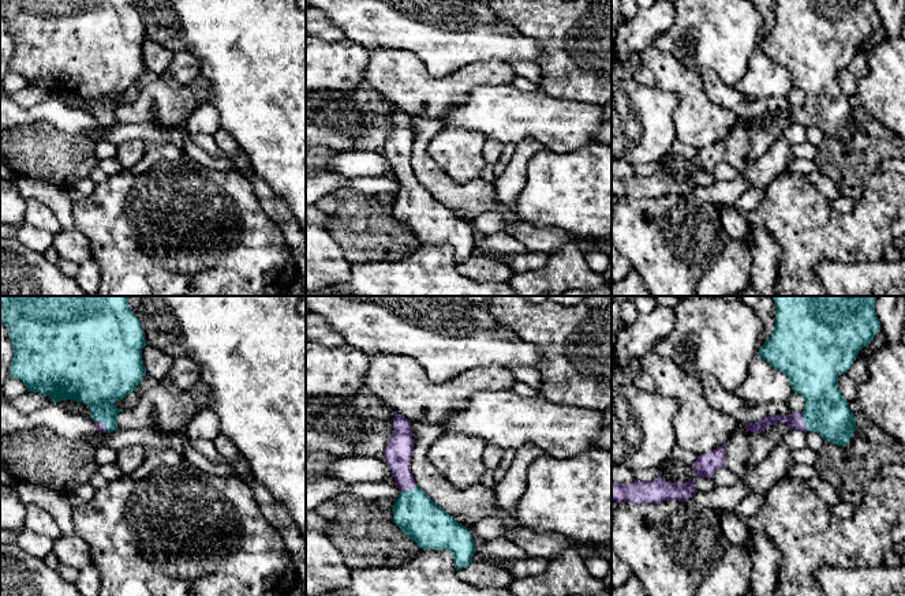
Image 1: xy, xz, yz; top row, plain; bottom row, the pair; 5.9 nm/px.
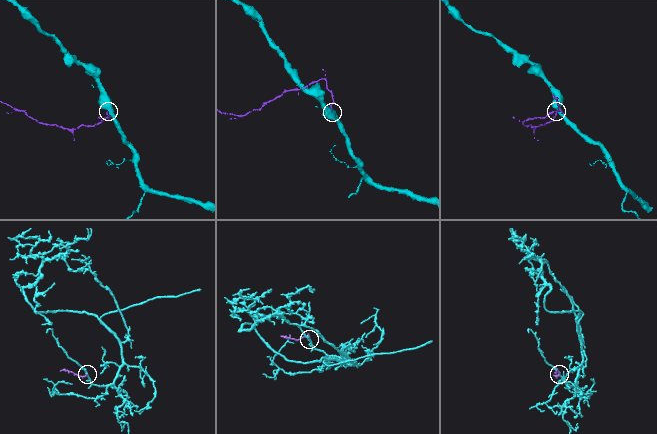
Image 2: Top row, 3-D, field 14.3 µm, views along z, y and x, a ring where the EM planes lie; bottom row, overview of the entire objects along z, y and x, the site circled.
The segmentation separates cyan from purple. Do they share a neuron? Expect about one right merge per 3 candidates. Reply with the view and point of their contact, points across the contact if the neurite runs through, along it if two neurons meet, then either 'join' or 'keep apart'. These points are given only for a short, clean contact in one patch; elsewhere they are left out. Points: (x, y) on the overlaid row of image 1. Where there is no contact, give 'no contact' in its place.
yz (804, 422) | across yz (826, 412), (804, 422), (795, 420) | join

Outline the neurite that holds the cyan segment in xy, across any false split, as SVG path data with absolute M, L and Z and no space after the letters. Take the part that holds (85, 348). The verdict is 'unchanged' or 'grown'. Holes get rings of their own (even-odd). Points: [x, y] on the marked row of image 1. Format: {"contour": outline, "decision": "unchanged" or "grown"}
{"contour": "M0 296L0 322L8 329L8 336L14 348L14 359L10 366L10 376L22 381L27 391L48 396L52 402L74 400L90 408L96 427L102 432L113 432L117 427L119 409L115 402L126 398L146 376L142 360L142 349L146 346L145 333L137 315L128 306L128 296Z", "decision": "grown"}

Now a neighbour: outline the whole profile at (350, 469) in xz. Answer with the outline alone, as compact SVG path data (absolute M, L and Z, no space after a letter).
M343 457L333 462L330 476L347 484L388 483L392 471L377 457Z

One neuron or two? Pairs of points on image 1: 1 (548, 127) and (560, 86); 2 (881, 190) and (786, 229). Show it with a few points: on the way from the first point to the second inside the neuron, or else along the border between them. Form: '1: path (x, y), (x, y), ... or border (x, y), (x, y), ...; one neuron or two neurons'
1: border (538, 87), (552, 96), (589, 102); two neurons
2: path (860, 214), (845, 229), (811, 229); one neuron

